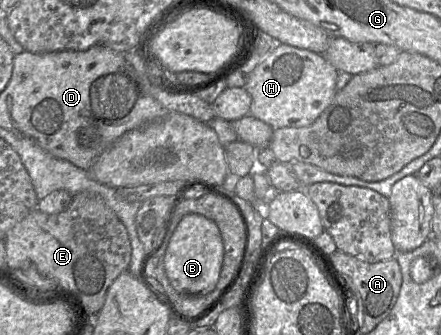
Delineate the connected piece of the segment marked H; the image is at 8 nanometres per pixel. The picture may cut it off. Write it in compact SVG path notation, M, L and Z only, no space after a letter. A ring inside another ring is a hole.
M281 44L255 67L244 86L252 99L250 115L270 125L273 129L309 126L332 103L338 92L336 88L338 74L337 69L322 54Z

